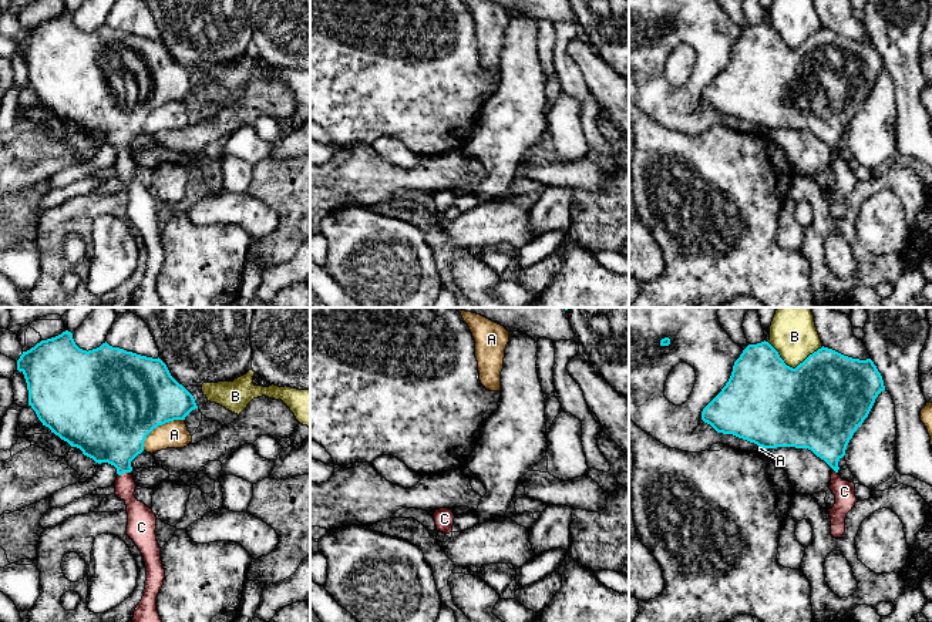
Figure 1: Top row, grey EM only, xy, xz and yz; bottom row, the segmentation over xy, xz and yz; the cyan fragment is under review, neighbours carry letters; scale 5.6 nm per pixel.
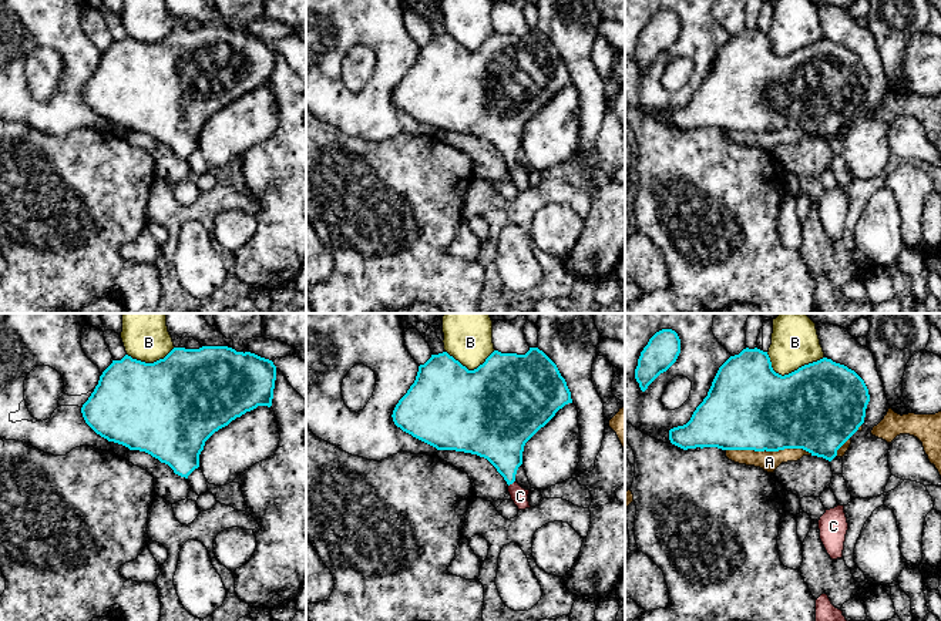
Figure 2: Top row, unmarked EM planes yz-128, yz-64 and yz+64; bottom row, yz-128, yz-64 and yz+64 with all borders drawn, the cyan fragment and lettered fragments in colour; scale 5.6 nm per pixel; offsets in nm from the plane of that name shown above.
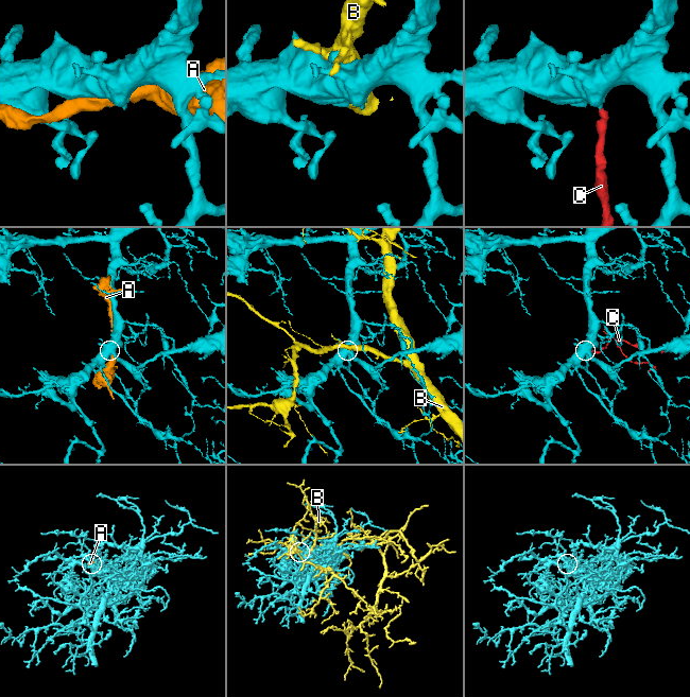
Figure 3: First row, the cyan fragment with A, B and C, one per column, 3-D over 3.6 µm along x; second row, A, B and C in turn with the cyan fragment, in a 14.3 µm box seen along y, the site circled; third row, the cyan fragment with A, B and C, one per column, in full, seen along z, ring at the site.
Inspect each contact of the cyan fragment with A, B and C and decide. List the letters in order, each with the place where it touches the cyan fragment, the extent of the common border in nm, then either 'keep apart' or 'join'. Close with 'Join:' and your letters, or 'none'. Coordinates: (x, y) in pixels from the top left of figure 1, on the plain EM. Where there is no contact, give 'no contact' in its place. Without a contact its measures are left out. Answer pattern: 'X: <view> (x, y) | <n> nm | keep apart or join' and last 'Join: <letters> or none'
A: xy (158, 106) | 300 nm | keep apart
B: yz (796, 49) | 320 nm | keep apart
C: xy (124, 153) | 80 nm | join
Join: C

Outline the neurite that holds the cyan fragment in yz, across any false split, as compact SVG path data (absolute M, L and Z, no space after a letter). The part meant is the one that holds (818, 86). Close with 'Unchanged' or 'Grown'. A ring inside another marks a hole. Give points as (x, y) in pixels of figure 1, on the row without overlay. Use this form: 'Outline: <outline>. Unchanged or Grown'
Outline: M764 21L743 31L726 67L703 90L701 101L717 114L733 115L763 130L808 130L824 141L832 149L830 171L835 176L835 185L828 191L831 216L841 219L847 195L858 181L855 165L838 155L838 142L884 71L882 57L871 40L852 40L822 27L793 50Z. Grown

